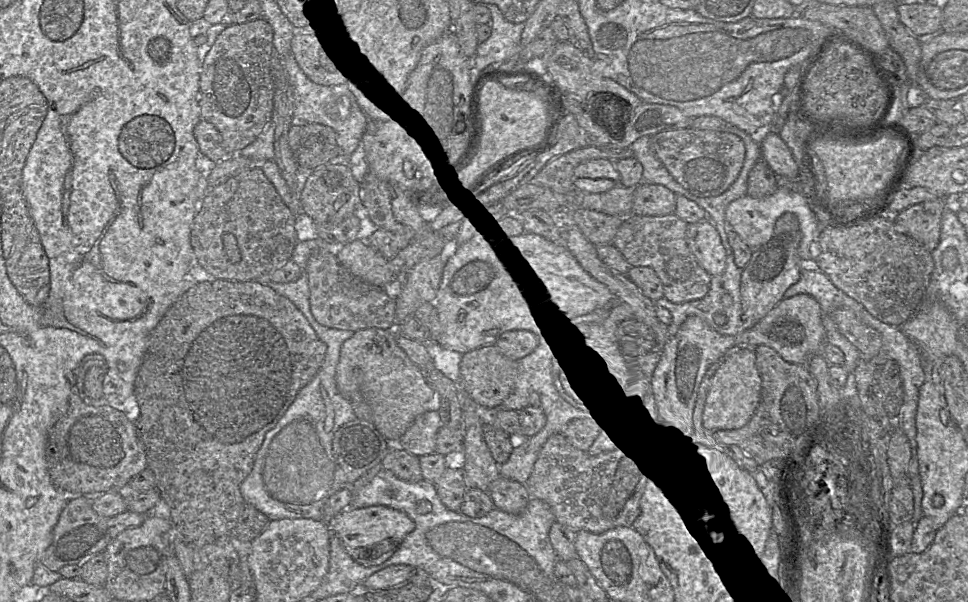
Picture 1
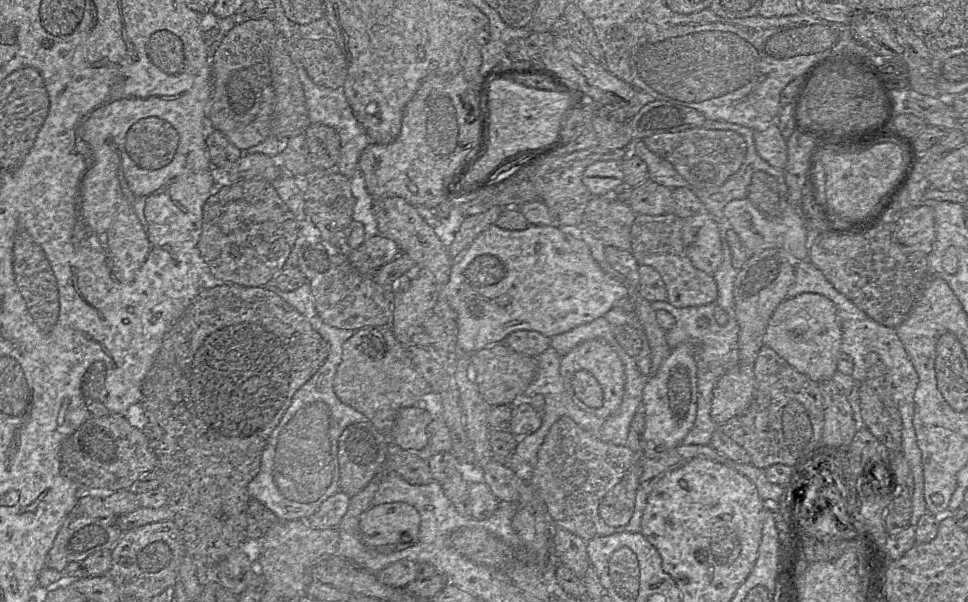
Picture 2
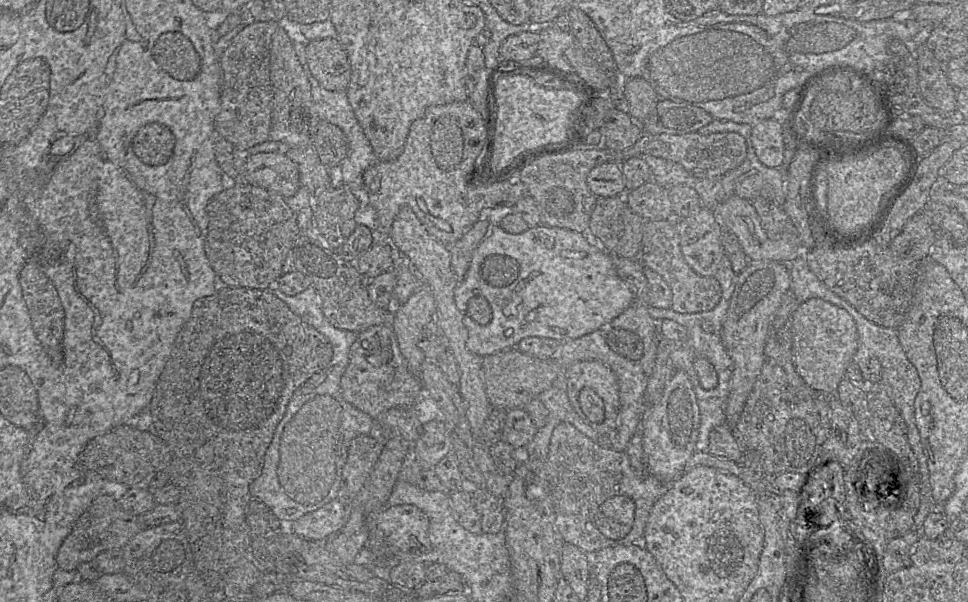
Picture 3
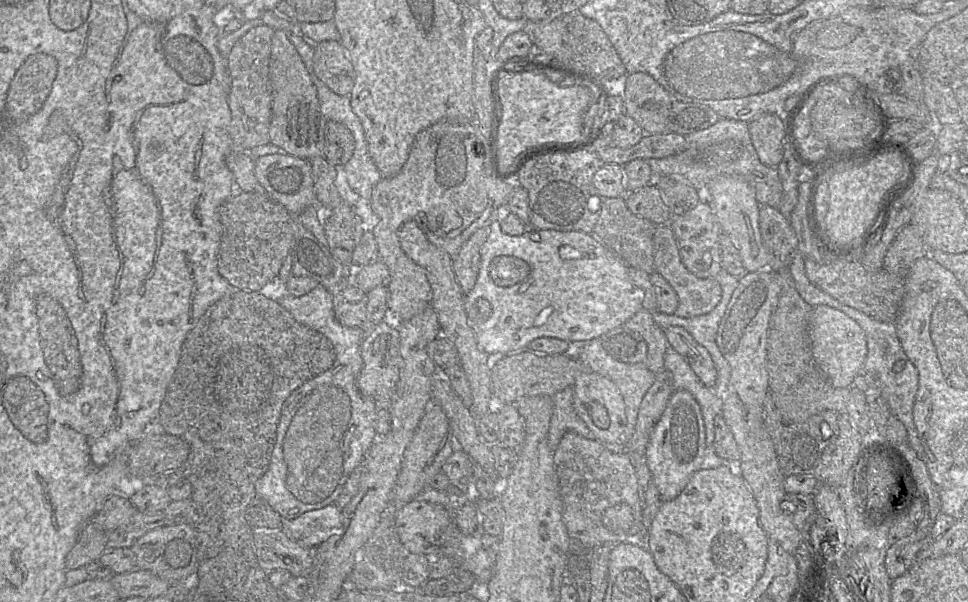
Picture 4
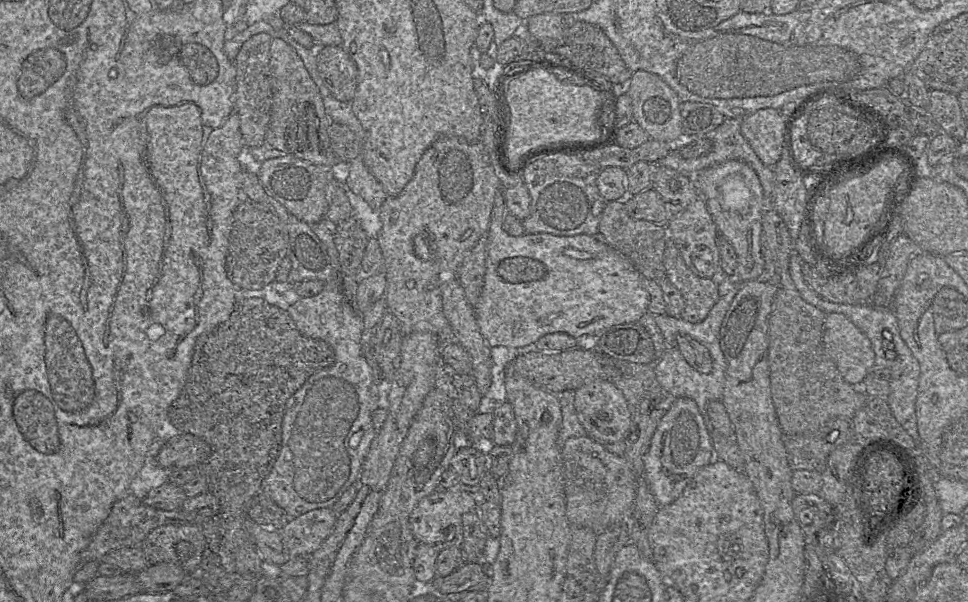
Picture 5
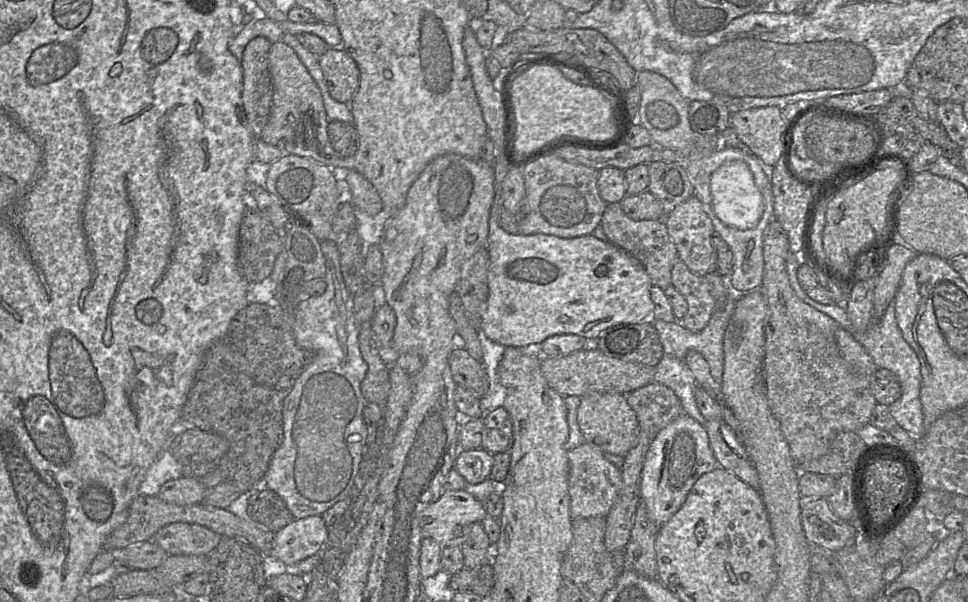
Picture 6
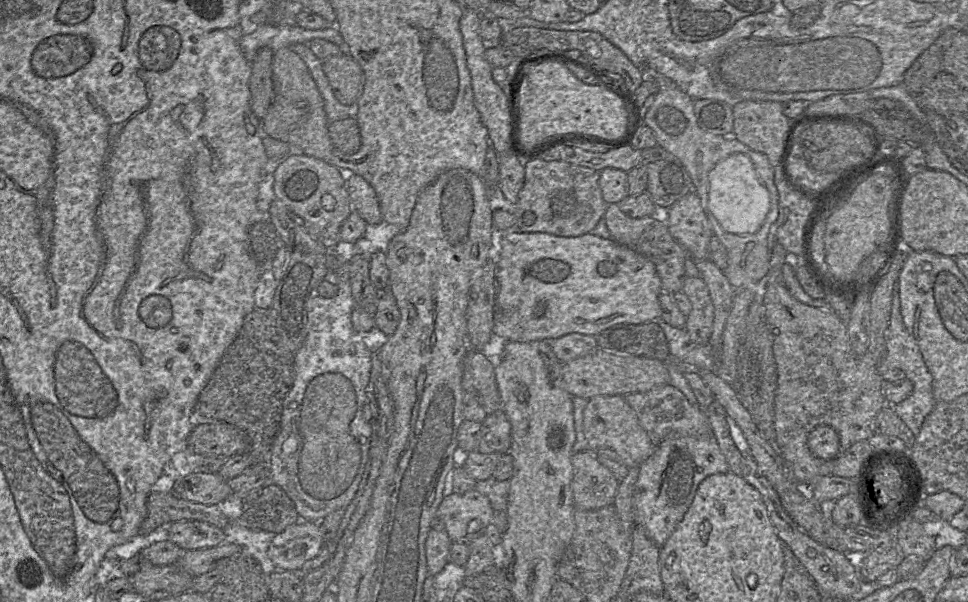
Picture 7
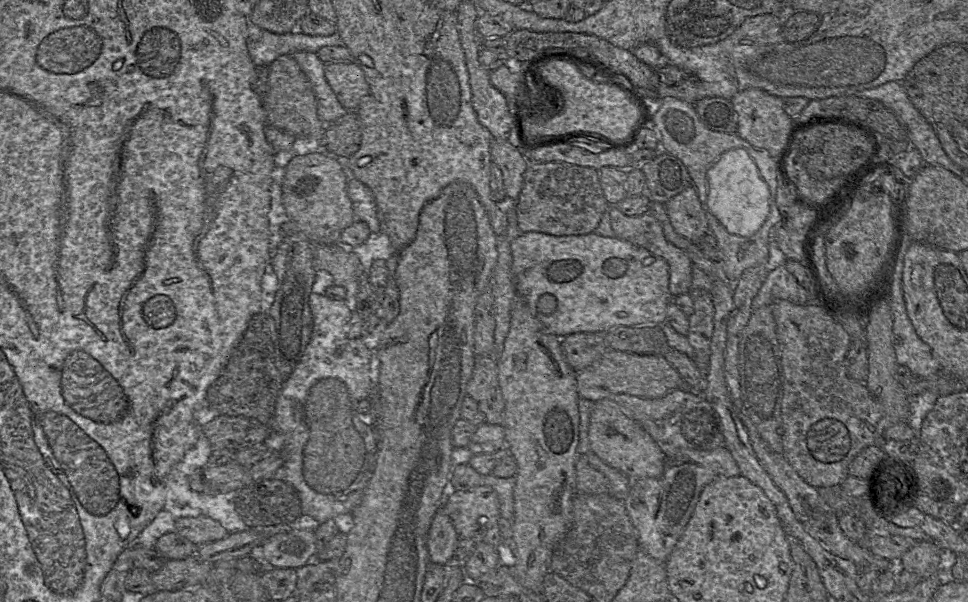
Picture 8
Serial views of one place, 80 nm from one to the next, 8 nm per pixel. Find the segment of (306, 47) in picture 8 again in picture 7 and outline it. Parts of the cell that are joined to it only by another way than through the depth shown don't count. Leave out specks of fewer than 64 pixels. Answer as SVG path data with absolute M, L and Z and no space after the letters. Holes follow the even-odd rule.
M295 23L280 25L258 25L250 34L243 35L240 48L247 61L251 64L257 51L263 47L273 52L297 43L308 44L312 39L320 38L337 44L343 44L343 38L335 25L321 30L304 29Z

